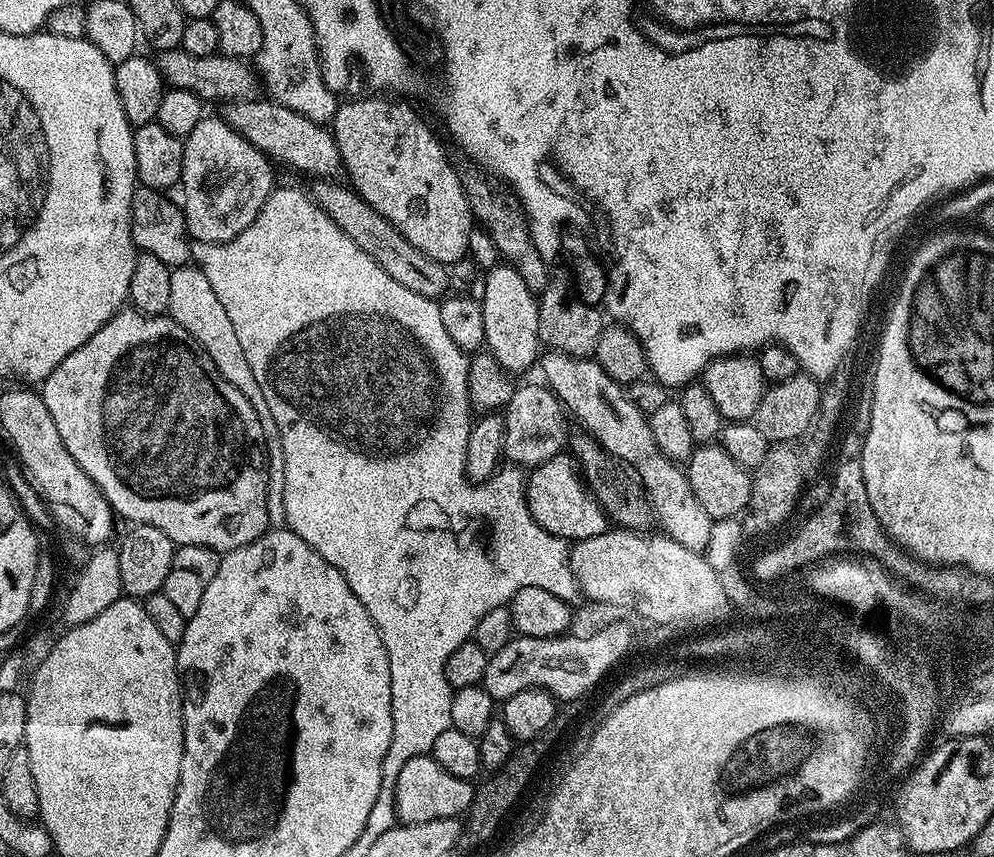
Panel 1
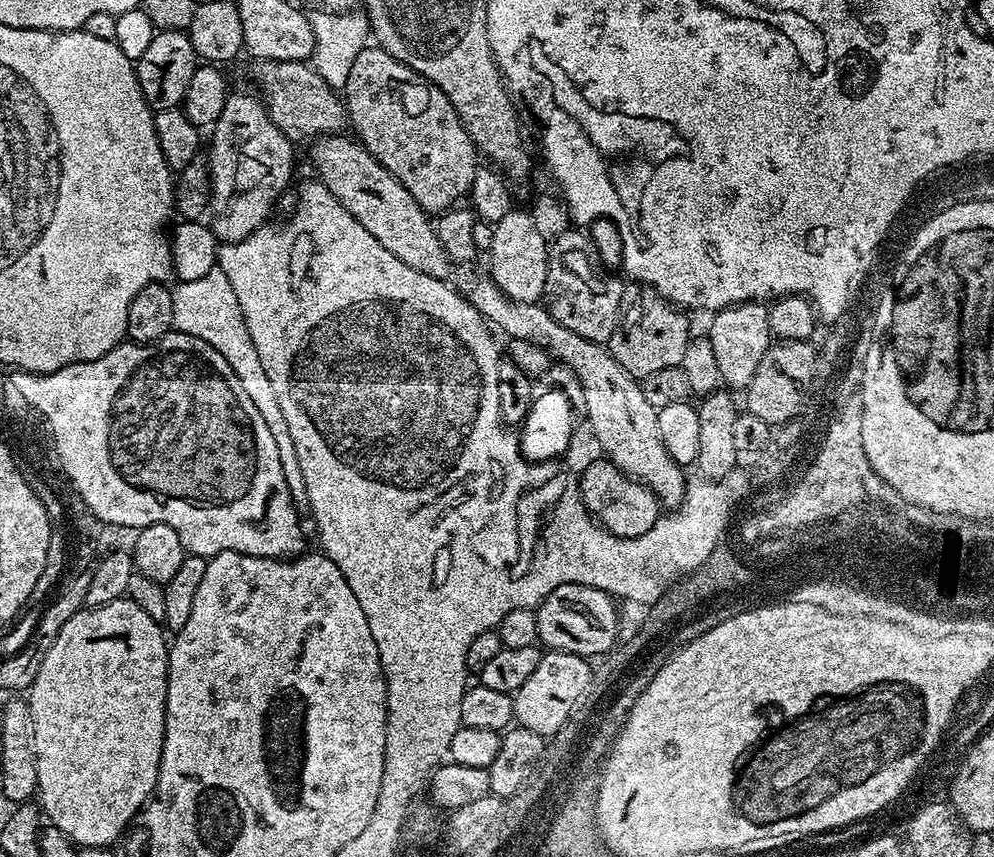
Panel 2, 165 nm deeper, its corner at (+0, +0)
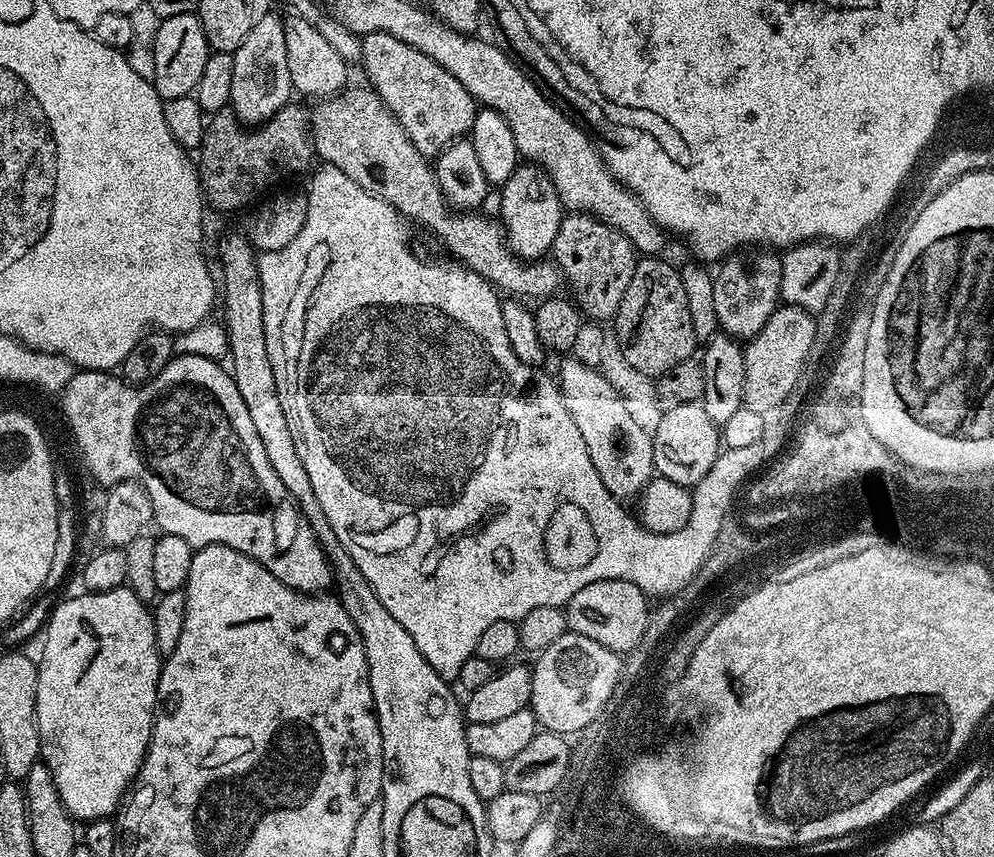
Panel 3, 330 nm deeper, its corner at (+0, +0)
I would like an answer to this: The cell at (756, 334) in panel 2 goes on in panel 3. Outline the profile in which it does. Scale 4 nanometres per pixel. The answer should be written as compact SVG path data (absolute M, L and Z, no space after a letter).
M764 246L737 250L721 259L712 277L714 314L718 314L719 331L747 342L766 326L770 314L781 303L782 266L780 256Z

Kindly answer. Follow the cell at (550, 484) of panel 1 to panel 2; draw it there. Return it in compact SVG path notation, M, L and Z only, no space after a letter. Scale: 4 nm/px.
M599 458L584 468L584 477L579 477L578 487L584 498L584 509L592 515L596 523L601 524L611 536L622 540L633 540L652 531L652 527L660 521L661 503L655 495L638 481L627 476L618 466L614 466L607 458Z

